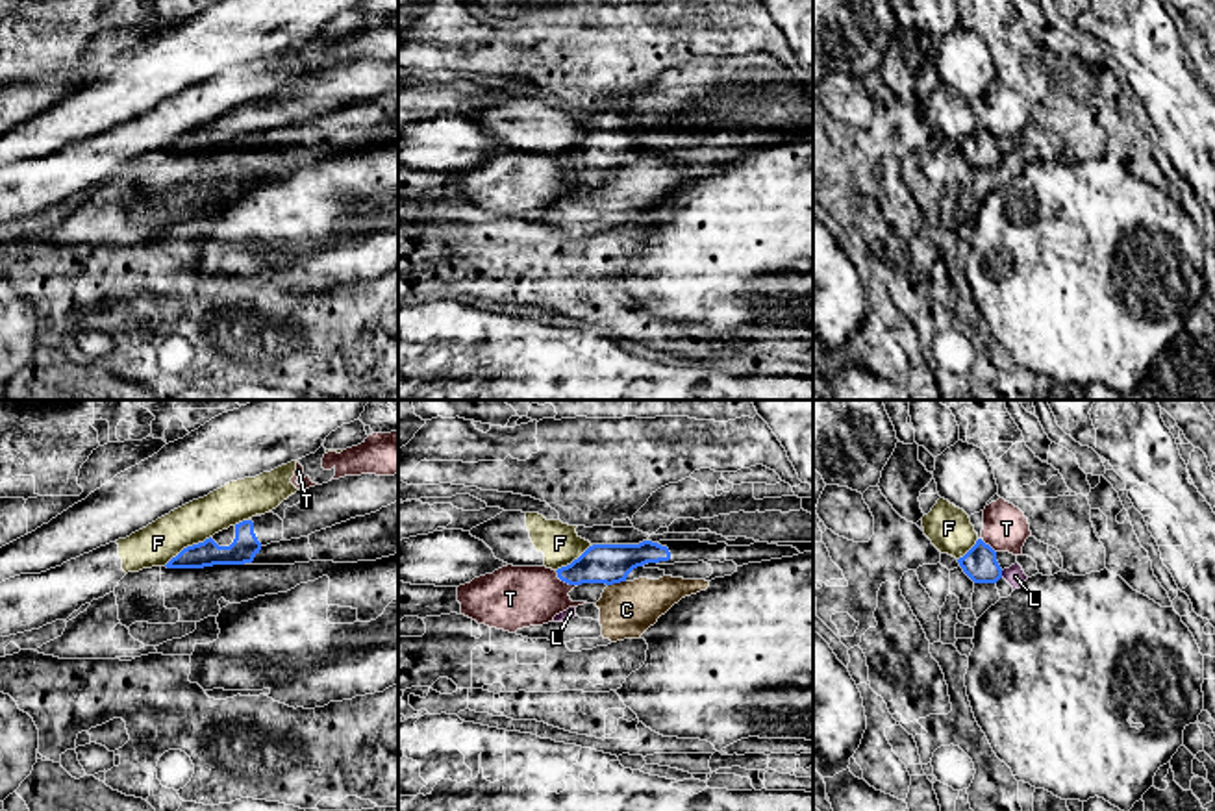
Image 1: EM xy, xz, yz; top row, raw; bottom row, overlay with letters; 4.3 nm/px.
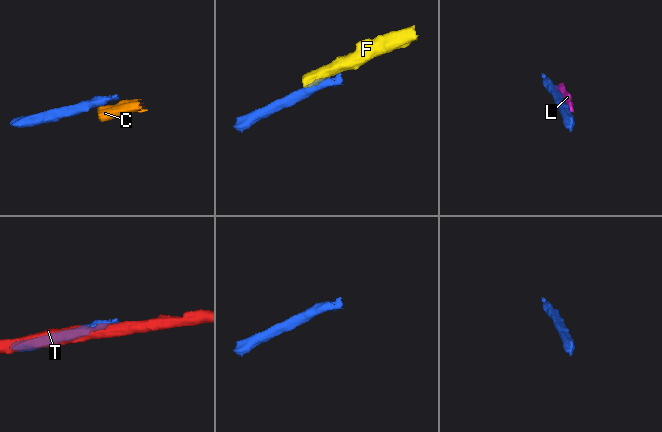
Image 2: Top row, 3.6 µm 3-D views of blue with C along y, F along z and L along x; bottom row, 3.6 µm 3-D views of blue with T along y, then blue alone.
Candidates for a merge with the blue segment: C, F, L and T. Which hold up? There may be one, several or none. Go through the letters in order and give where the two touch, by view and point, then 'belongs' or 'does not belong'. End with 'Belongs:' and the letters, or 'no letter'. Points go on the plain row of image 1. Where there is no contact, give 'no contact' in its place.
C: xz (615, 167) | does not belong
F: xy (187, 132) | does not belong
L: yz (1001, 160) | does not belong
T: xz (565, 167) | does not belong
Belongs: no letter

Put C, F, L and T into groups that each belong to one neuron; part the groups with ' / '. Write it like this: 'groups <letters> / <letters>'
groups C L / F / T

